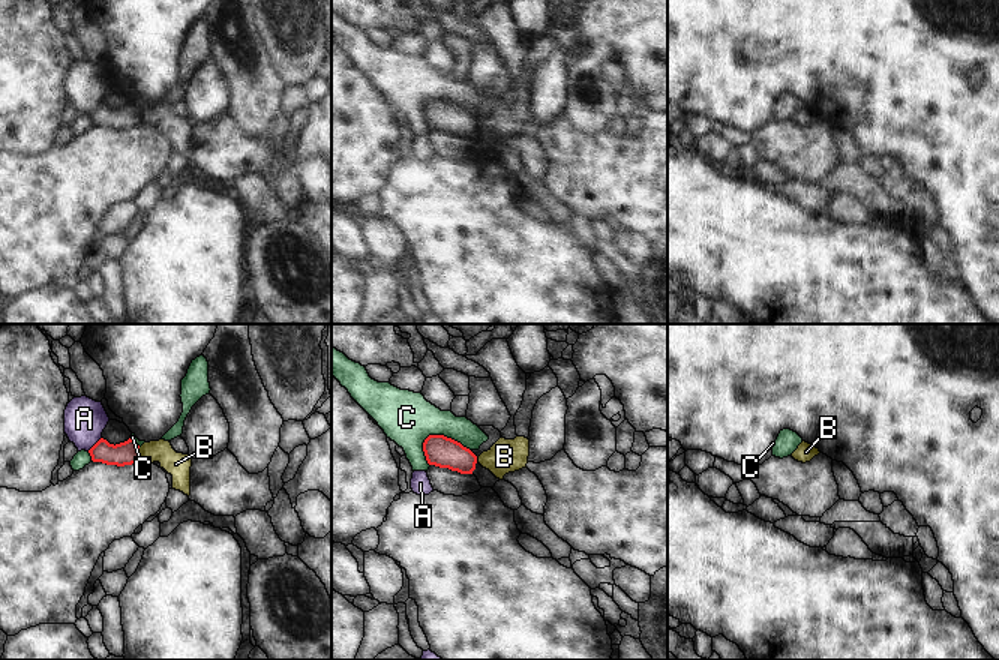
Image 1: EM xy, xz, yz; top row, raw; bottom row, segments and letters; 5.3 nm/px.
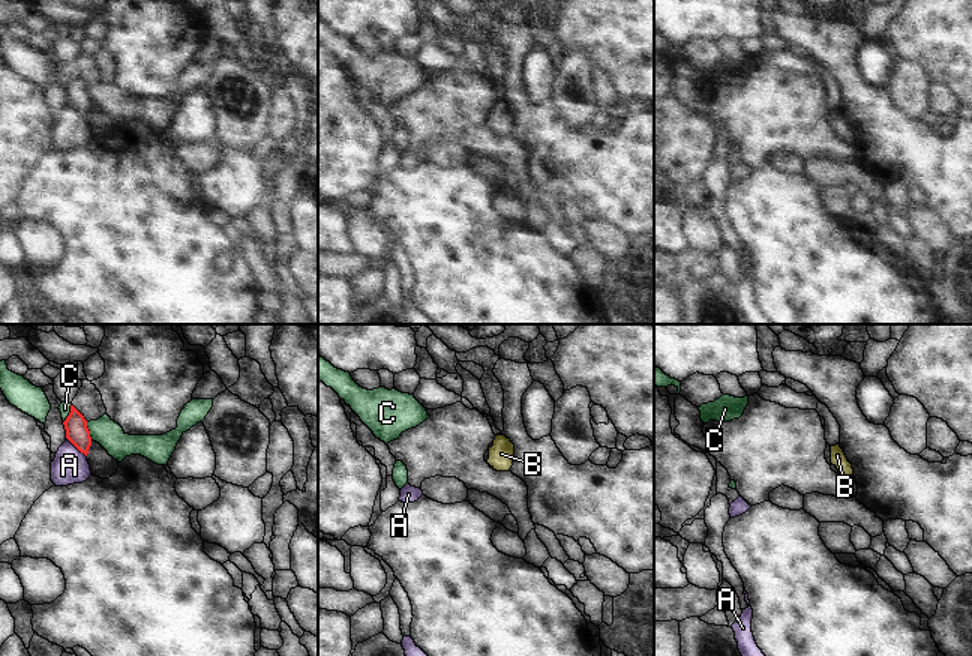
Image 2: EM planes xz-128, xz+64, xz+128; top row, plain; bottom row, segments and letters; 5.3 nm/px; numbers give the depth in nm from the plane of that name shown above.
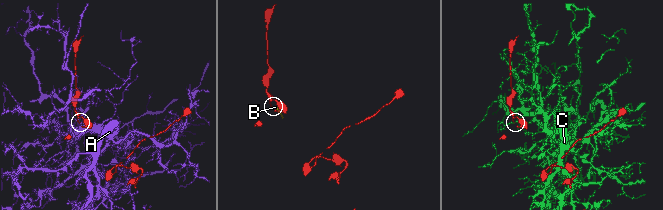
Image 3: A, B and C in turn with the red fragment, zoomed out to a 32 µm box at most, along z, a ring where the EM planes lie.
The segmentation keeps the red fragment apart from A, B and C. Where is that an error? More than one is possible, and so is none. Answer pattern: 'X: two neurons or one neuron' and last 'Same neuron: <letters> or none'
A: two neurons
B: two neurons
C: two neurons
Same neuron: none

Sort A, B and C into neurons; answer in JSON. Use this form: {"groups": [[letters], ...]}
{"groups": [["A"], ["B"], ["C"]]}

